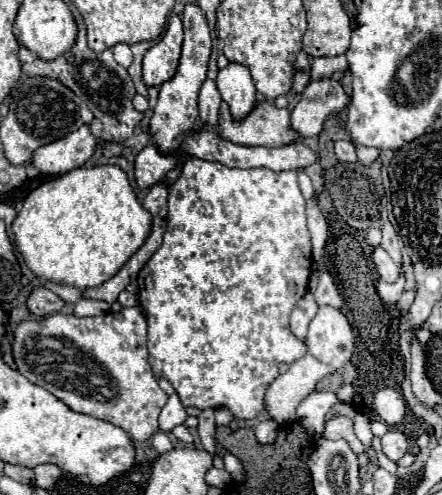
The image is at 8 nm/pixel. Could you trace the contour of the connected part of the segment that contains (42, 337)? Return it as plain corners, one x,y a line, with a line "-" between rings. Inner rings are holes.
128,307
118,313
110,311
98,317
76,317
76,315
52,313
40,321
36,319
22,321
14,329
12,355
14,355
16,369
28,381
56,395
72,411
108,421
124,429
134,441
146,441
158,431
158,415
160,415
160,409
166,405
168,395
160,389
148,365
146,317
140,307

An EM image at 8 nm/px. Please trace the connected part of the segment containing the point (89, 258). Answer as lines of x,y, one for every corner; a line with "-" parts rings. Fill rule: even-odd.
102,165
74,169
30,191
12,233
16,249
36,277
88,289
120,271
148,237
148,225
152,217
136,199
128,175
116,165

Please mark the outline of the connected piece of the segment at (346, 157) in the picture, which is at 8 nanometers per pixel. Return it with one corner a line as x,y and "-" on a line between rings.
336,141
334,151
336,151
336,157
344,163
354,163
356,161
356,149
350,141

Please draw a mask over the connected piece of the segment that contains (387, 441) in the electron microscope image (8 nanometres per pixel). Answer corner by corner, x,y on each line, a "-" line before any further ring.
388,431
384,437
382,437
382,451
392,459
392,461
398,461
408,449
408,439
404,433
400,431

